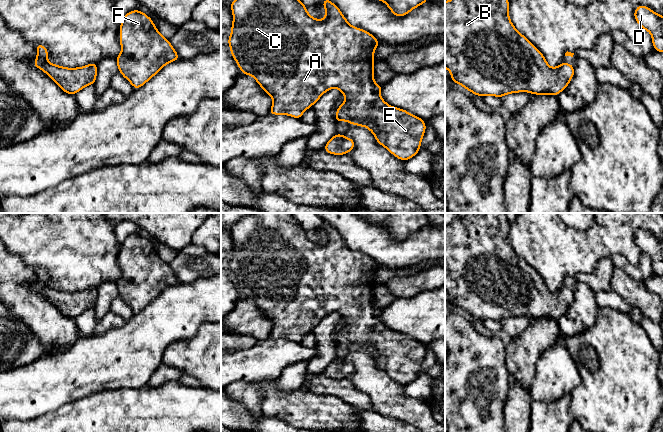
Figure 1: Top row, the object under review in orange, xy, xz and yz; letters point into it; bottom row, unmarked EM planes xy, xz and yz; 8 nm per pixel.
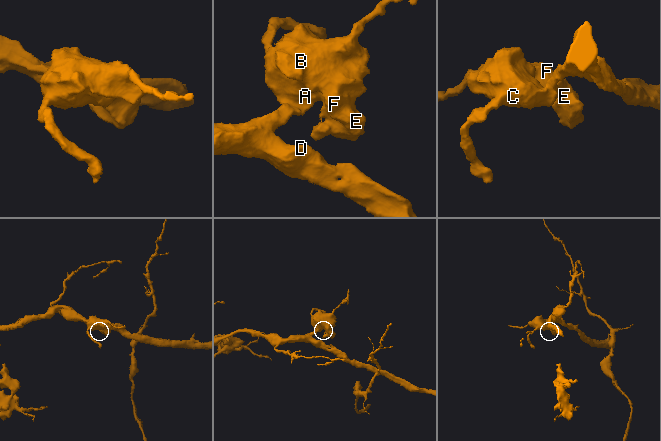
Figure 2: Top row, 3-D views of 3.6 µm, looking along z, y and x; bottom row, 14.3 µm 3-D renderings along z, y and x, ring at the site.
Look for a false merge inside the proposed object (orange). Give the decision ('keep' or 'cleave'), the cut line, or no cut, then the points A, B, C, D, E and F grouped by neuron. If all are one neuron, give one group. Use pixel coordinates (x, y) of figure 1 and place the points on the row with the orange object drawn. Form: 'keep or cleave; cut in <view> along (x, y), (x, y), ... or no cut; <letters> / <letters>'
keep; no cut; A B C D E F

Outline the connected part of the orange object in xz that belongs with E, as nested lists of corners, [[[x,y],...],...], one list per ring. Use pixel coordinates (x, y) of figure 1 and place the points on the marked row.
[[[233,0],[230,6],[233,13],[233,23],[231,35],[227,44],[231,47],[230,53],[234,57],[241,72],[245,75],[253,76],[262,89],[273,98],[273,105],[269,111],[269,114],[271,115],[285,114],[301,119],[303,112],[306,109],[311,108],[326,91],[331,88],[337,88],[345,96],[345,102],[337,108],[335,115],[336,122],[347,121],[351,125],[367,127],[374,134],[376,141],[380,145],[384,146],[392,155],[395,155],[402,161],[414,157],[420,150],[421,141],[426,130],[426,124],[421,118],[411,115],[406,110],[390,106],[381,98],[380,92],[383,85],[374,83],[373,70],[373,64],[375,62],[373,53],[375,52],[376,47],[380,44],[379,41],[369,32],[351,26],[339,8],[330,0],[323,0],[322,4],[326,11],[324,20],[311,17],[307,12],[306,6],[300,0]]]

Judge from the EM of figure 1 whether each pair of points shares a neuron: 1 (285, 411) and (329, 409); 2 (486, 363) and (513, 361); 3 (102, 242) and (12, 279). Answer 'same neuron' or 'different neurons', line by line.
1: same neuron
2: different neurons
3: different neurons

